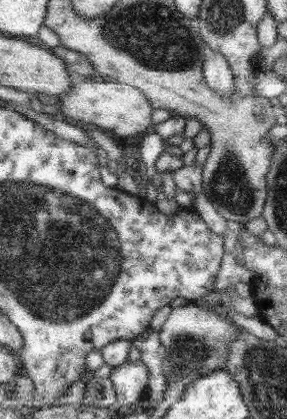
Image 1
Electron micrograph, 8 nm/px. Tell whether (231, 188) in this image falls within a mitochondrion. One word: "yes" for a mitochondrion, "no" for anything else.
yes

